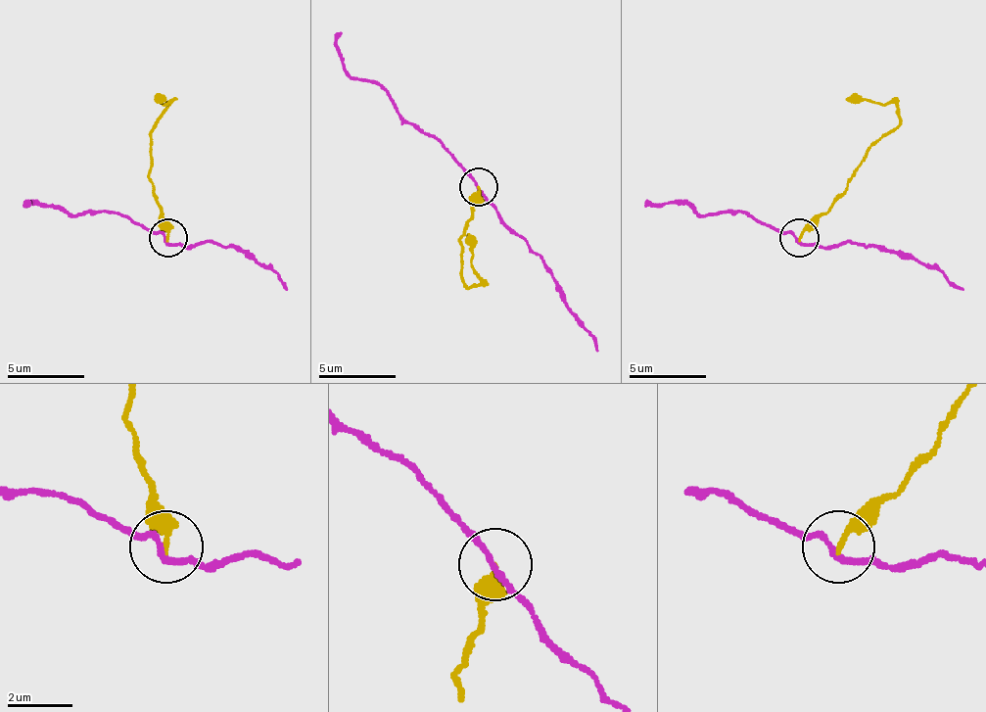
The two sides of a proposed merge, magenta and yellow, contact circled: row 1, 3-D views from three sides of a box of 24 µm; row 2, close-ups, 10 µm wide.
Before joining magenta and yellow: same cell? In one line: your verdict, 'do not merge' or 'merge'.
do not merge

